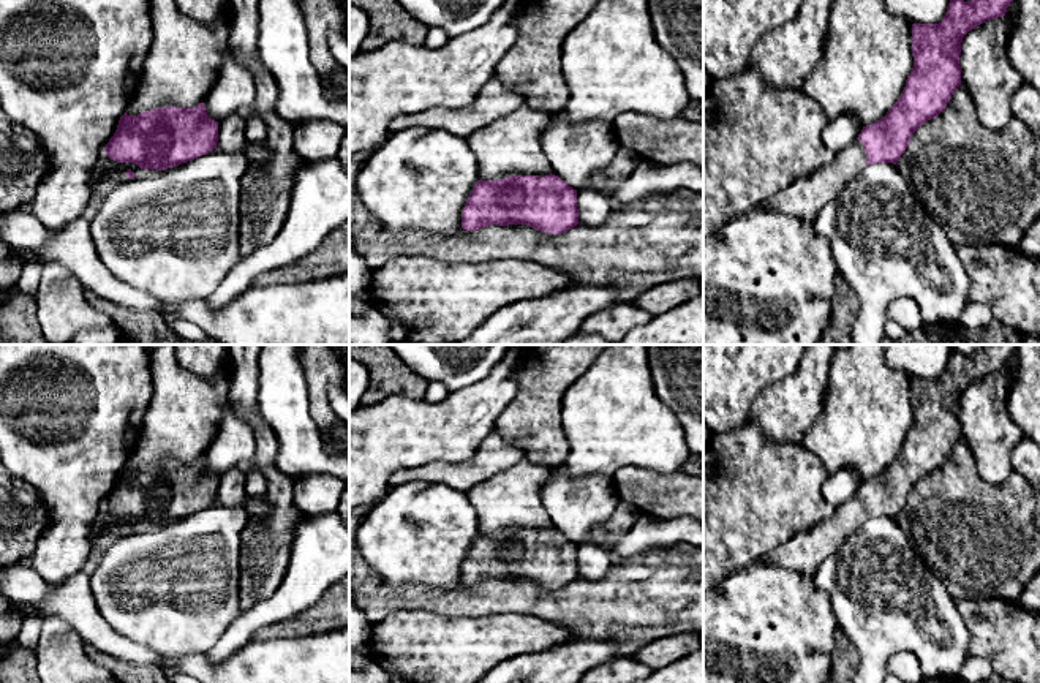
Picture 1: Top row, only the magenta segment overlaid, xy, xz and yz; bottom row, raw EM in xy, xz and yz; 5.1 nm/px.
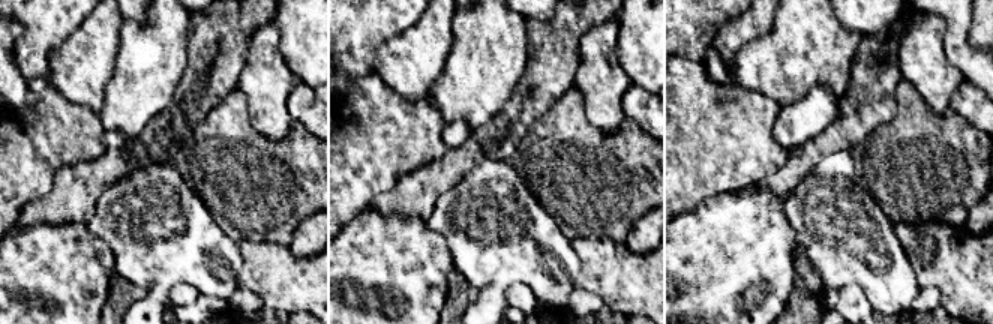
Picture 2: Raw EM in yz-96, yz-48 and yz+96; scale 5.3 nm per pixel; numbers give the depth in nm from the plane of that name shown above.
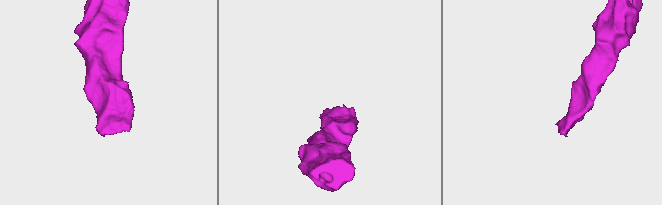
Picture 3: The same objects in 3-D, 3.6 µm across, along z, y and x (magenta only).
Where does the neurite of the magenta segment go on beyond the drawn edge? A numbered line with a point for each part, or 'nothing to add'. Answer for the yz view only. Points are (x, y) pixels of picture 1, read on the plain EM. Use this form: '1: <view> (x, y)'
1: yz (803, 552)

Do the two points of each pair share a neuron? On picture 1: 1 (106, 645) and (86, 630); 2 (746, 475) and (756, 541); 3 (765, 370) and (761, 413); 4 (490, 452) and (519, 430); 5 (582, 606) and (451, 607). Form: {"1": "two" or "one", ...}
{"1": "one", "2": "one", "3": "two", "4": "two", "5": "one"}

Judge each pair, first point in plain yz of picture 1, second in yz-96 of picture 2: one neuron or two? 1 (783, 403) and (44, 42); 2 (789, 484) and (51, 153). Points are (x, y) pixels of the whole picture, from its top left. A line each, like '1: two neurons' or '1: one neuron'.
1: two neurons
2: one neuron

